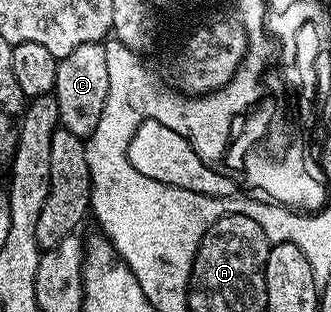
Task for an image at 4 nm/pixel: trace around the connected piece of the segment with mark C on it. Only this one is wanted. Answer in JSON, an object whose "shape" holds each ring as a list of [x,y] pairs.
{"shape":[[[103,44],[79,45],[77,49],[70,49],[68,57],[58,60],[56,85],[52,94],[58,106],[61,130],[76,133],[76,137],[83,141],[89,139],[100,122],[108,96],[107,58]]]}

